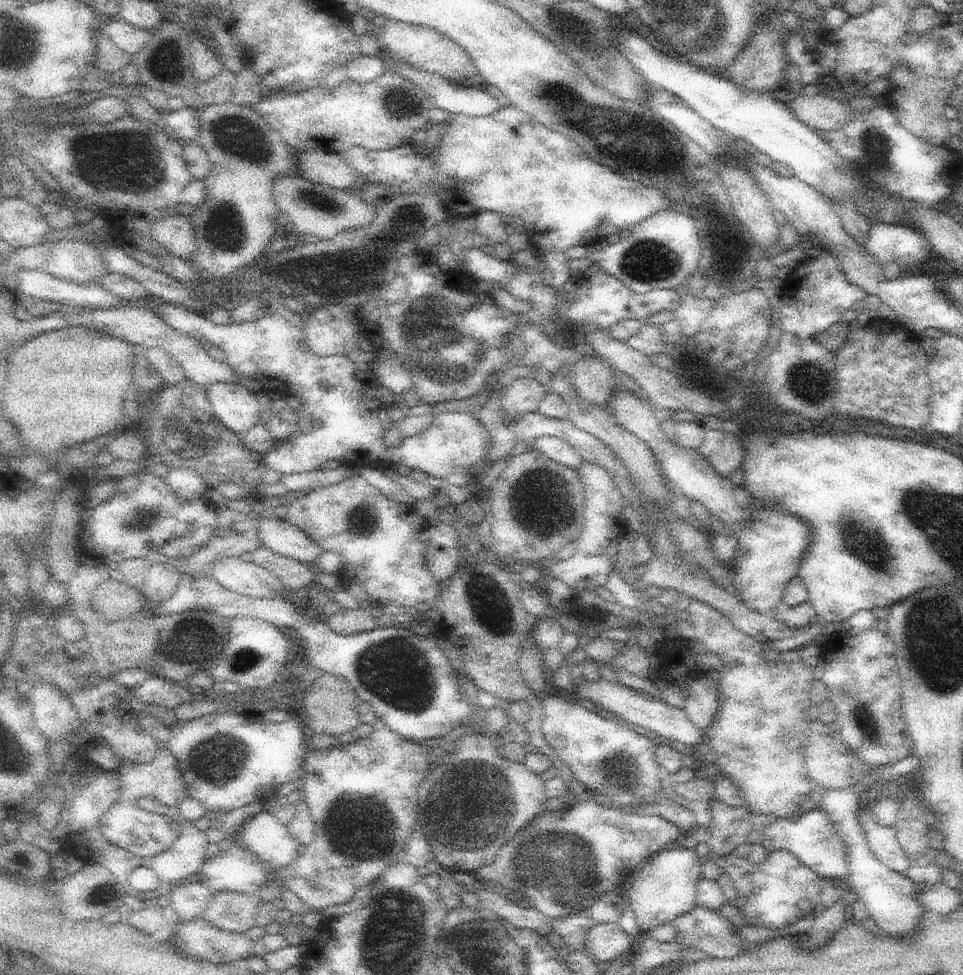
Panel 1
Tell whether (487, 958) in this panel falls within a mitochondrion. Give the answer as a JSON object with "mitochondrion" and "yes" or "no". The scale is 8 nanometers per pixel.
{"mitochondrion":"yes"}

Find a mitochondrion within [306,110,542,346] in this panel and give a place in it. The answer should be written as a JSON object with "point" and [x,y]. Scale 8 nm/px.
{"point":[360,263]}

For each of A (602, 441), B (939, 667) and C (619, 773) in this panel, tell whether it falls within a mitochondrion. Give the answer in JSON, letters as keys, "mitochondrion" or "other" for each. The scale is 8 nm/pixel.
{"A":"other","B":"mitochondrion","C":"mitochondrion"}

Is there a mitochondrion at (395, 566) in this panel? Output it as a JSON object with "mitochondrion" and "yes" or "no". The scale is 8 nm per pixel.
{"mitochondrion":"no"}

